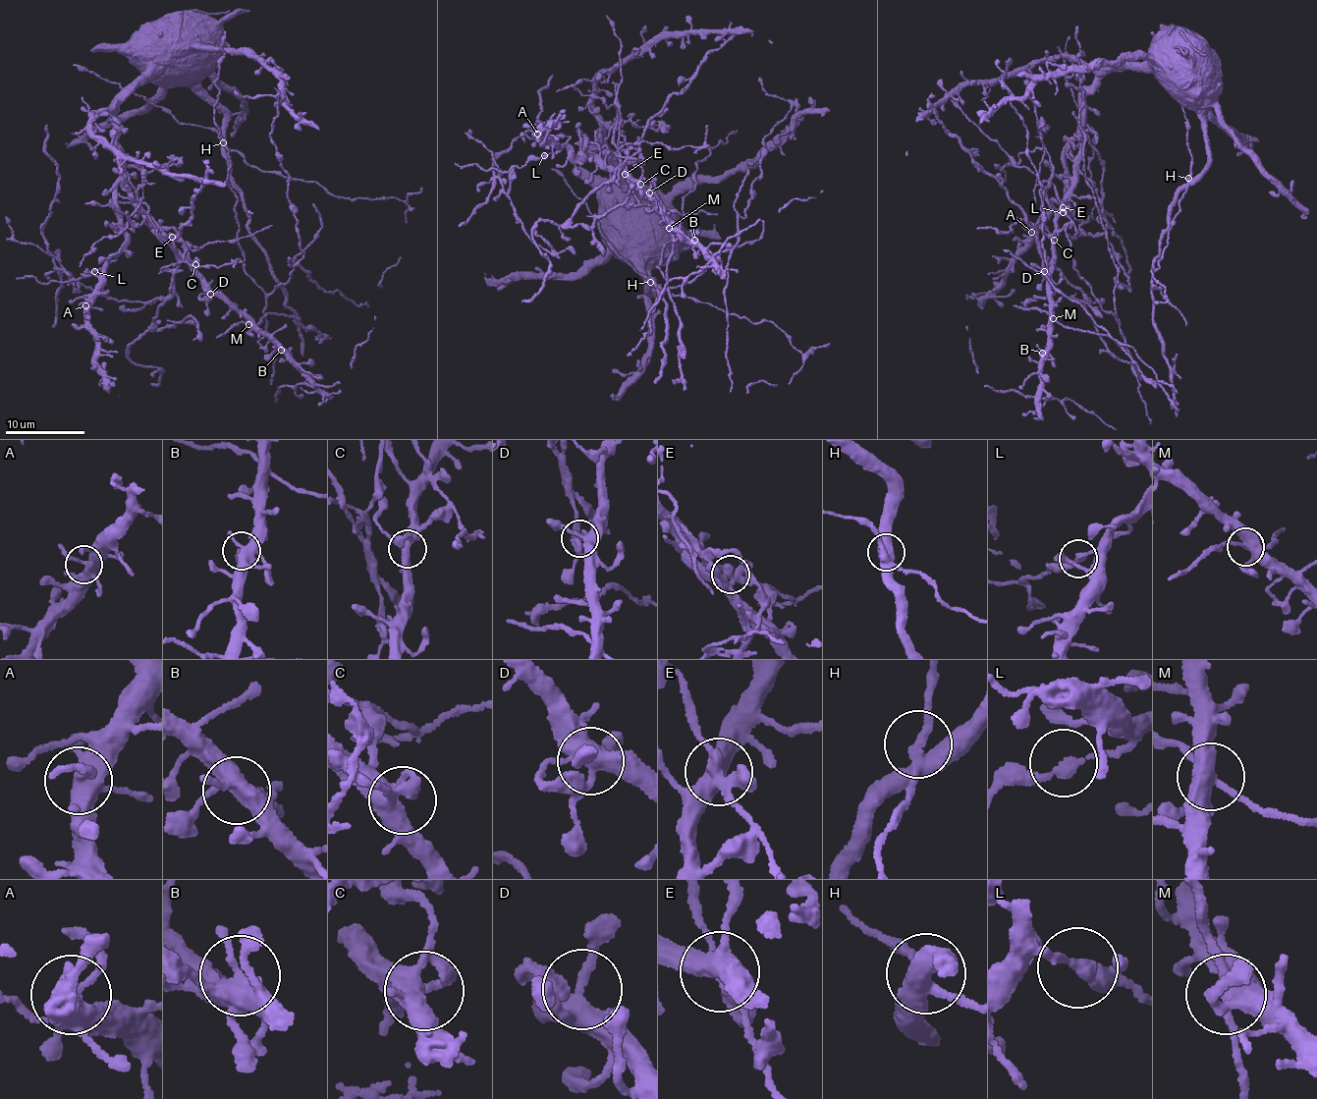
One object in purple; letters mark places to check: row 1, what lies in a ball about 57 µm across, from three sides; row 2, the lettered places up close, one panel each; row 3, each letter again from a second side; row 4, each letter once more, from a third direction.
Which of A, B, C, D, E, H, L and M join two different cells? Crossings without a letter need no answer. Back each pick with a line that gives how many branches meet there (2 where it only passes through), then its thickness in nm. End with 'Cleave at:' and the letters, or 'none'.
E: branches 5; calibre 400 nm
L: branches 2; calibre 260 nm
M: branches 5; calibre 440 nm
Cleave at: E, L, M

